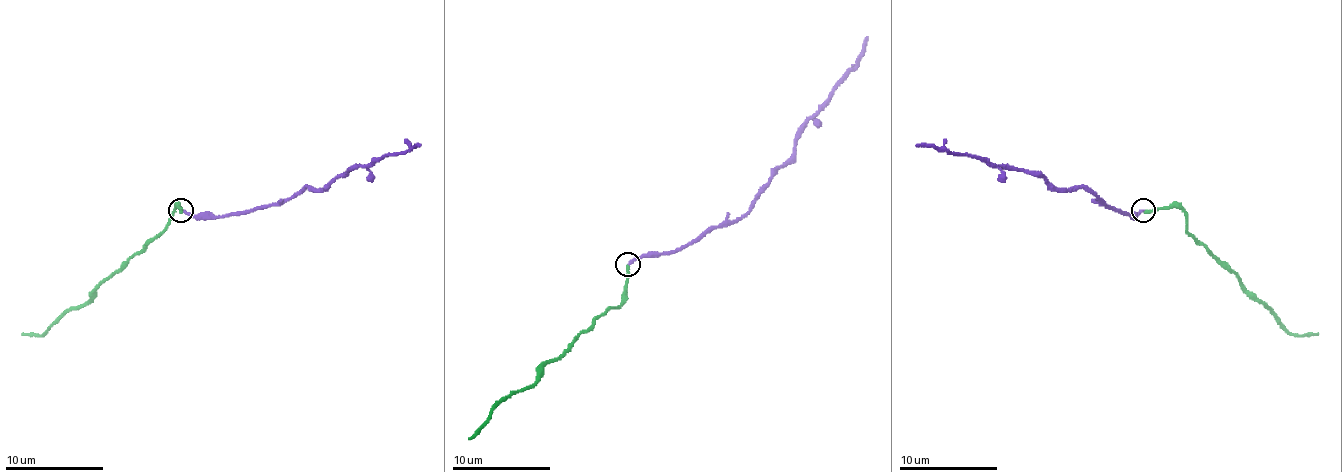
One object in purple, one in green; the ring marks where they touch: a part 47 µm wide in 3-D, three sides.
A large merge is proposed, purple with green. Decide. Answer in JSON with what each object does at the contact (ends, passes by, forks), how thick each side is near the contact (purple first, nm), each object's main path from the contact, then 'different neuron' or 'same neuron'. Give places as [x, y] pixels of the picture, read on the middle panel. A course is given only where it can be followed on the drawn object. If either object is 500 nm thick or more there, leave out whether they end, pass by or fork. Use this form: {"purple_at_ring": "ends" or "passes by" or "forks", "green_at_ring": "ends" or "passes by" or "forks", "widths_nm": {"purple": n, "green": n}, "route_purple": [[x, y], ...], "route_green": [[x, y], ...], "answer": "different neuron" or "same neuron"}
{"purple_at_ring": "ends", "green_at_ring": "ends", "widths_nm": {"purple": 240, "green": 220}, "route_purple": [[628, 263], [643, 256], [675, 253], [738, 219], [792, 153], [797, 131], [856, 65], [868, 36]], "route_green": [[628, 266], [626, 295], [621, 302], [552, 359], [530, 386], [513, 390], [469, 439]], "answer": "same neuron"}

